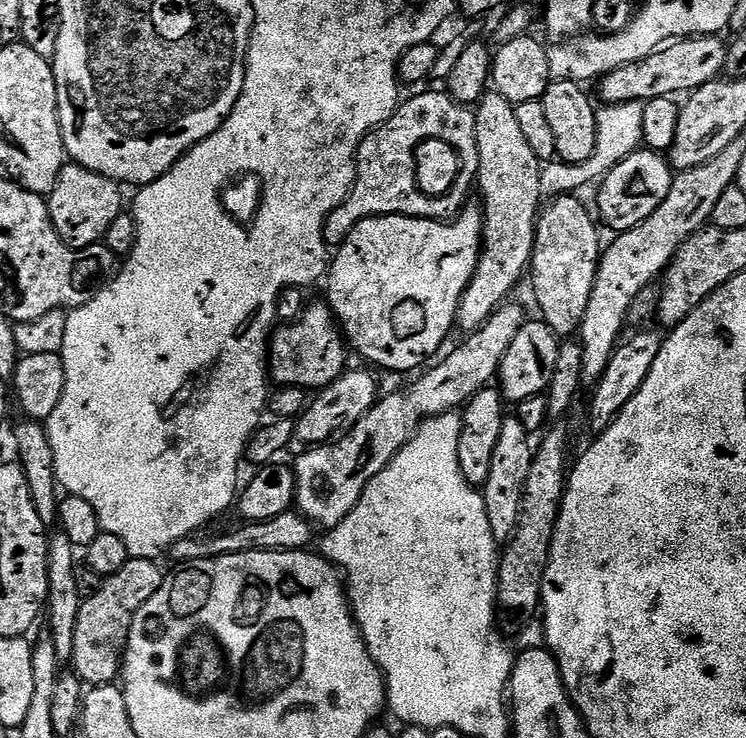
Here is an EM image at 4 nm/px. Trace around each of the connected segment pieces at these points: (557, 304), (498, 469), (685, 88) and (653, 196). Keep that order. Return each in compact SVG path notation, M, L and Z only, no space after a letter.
M579 195L555 197L552 204L541 211L536 222L536 245L532 251L530 280L536 304L540 307L543 323L557 337L568 338L579 333L586 306L590 306L590 290L594 290L596 271L600 265L602 243L593 213L580 205Z
M505 417L502 434L498 434L498 446L494 446L494 462L490 462L490 478L482 485L482 495L486 506L486 518L490 518L490 530L497 545L507 545L518 526L518 514L522 510L522 498L526 490L526 478L530 478L530 466L534 455L530 433L519 417Z
M698 36L695 38L684 38L679 42L672 42L663 50L657 50L644 60L639 60L637 64L623 64L621 68L616 68L599 81L600 96L605 105L630 103L632 101L647 102L649 100L662 100L665 98L679 97L679 92L691 94L698 88L704 88L712 83L723 73L724 59L728 56L726 44L716 36Z
M645 148L636 150L611 169L601 181L598 210L596 209L599 221L617 233L627 232L640 225L666 200L666 195L672 189L673 179L673 169L661 153Z

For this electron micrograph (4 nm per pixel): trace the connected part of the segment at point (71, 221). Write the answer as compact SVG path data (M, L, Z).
M75 162L65 163L64 169L58 174L58 182L54 182L54 190L46 197L48 213L61 242L73 250L88 250L92 245L101 243L114 218L118 218L125 207L120 191L122 188L117 181L108 180Z

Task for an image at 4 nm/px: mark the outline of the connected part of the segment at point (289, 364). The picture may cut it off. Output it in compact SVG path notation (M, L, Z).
M320 302L313 308L303 309L298 322L275 329L270 340L268 371L273 381L280 386L295 386L305 390L323 390L344 375L349 349L345 337L334 319L327 303Z

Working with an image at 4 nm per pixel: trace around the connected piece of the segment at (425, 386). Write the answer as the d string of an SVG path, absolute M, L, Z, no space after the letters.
M497 311L483 328L469 335L472 337L461 348L454 349L433 372L414 381L405 392L387 393L377 400L360 421L345 431L344 437L295 457L294 504L299 515L316 528L336 529L358 506L368 483L412 441L424 421L463 409L472 397L489 387L497 379L500 363L522 327L522 320L504 311Z

